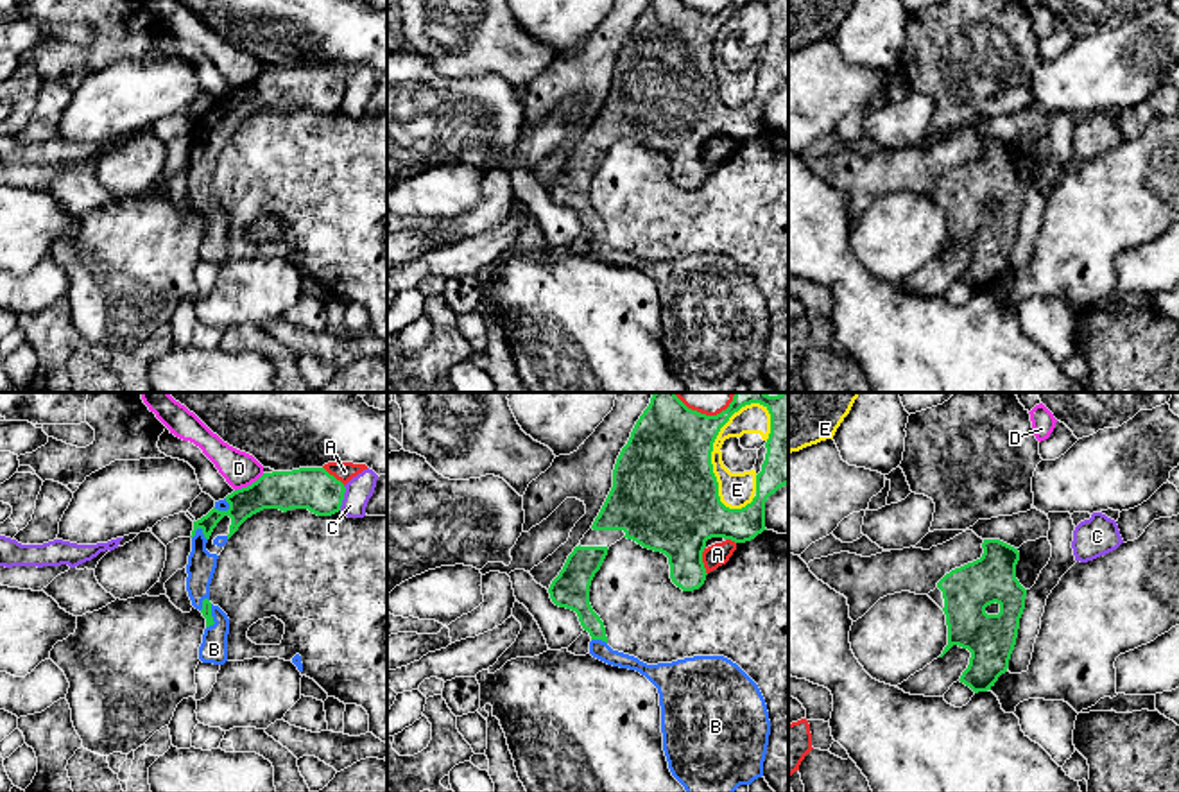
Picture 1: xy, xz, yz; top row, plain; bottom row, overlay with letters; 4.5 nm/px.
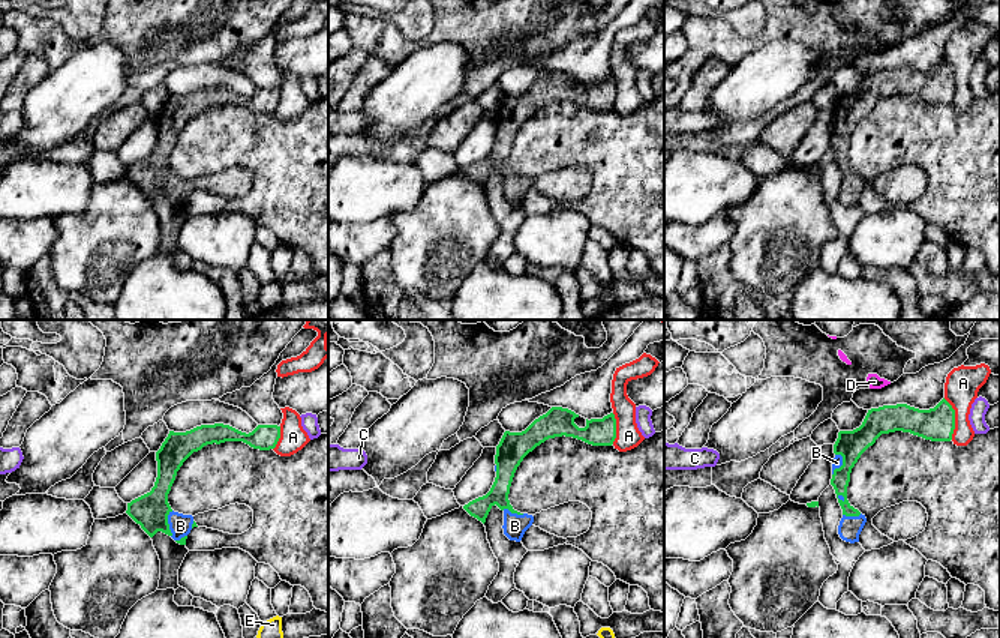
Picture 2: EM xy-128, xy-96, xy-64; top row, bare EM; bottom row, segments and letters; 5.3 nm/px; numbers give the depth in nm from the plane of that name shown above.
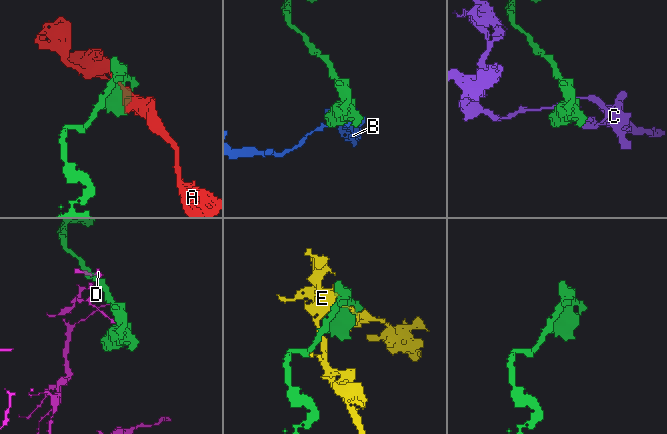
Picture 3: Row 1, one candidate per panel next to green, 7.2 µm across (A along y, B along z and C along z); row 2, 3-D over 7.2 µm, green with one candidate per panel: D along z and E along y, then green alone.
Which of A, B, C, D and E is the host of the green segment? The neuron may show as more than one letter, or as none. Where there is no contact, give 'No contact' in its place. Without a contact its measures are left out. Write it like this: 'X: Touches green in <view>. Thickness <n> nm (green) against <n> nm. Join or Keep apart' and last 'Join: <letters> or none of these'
A: Touches green in xz. Thickness 380 nm (green) against 100 nm. Keep apart
B: Touches green in xy. Thickness 50 nm (green) against 130 nm. Join
C: Touches green in xy. Thickness 190 nm (green) against 120 nm. Keep apart
D: Touches green in xy. Thickness 190 nm (green) against 160 nm. Keep apart
E: Touches green in xz. Thickness 460 nm (green) against 160 nm. Keep apart
Join: B

